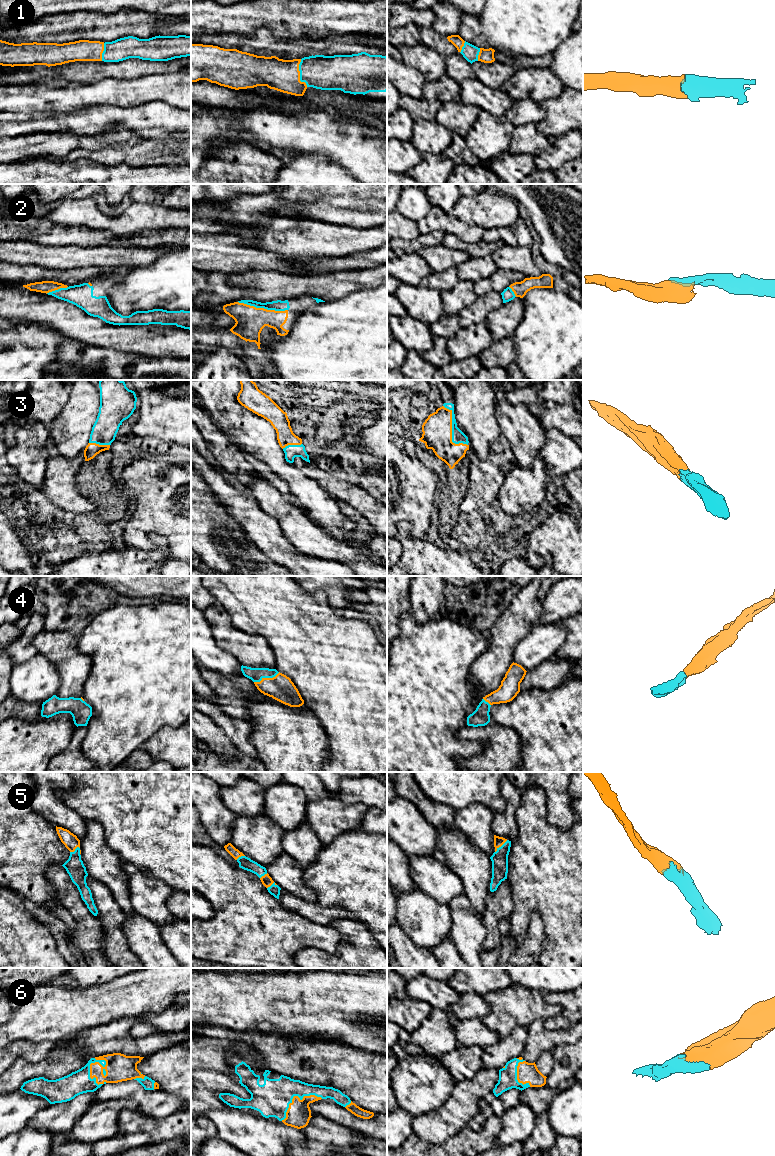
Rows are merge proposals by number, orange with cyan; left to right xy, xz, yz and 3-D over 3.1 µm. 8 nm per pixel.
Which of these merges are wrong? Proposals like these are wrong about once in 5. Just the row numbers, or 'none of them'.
none of them

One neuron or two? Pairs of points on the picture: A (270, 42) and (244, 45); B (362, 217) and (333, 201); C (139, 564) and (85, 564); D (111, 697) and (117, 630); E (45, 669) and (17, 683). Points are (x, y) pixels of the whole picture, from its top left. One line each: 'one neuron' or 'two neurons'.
A: one neuron
B: one neuron
C: one neuron
D: one neuron
E: one neuron

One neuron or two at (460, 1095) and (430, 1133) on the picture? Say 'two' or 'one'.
one

